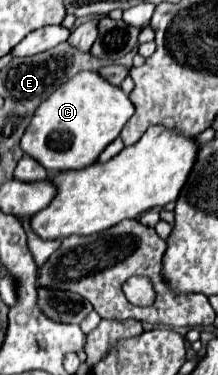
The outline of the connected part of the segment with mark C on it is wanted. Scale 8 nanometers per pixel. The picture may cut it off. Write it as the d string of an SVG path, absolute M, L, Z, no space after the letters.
M79 72L37 108L21 140L21 148L49 174L79 170L95 164L99 154L121 134L133 112L129 96L119 86L113 86L97 72Z

